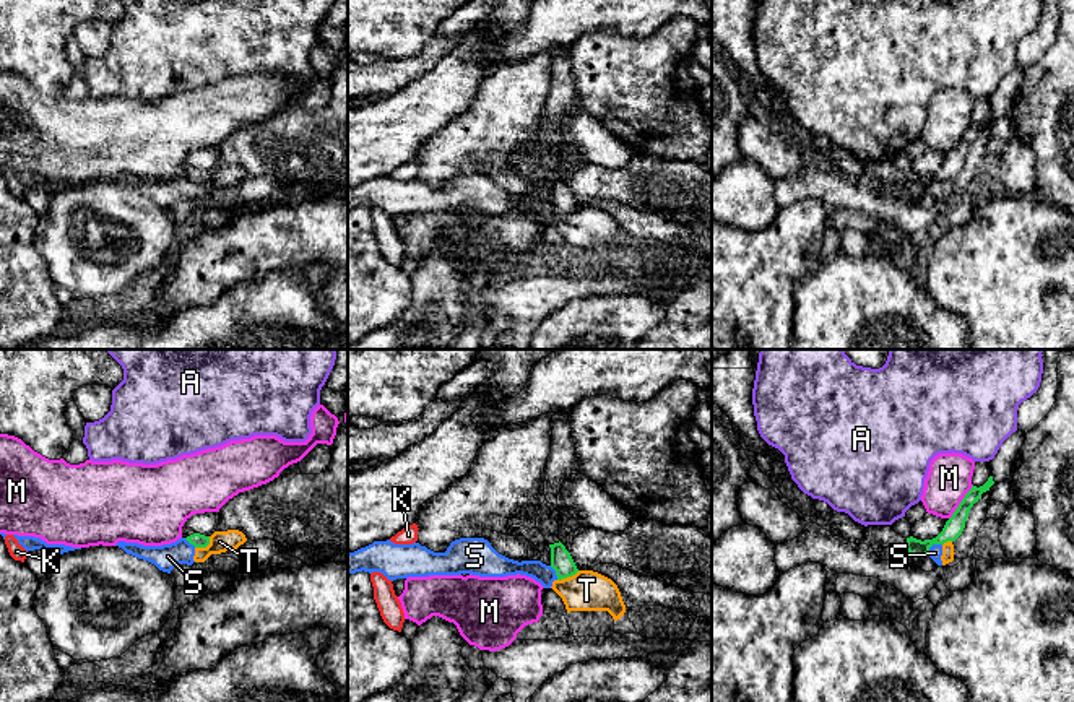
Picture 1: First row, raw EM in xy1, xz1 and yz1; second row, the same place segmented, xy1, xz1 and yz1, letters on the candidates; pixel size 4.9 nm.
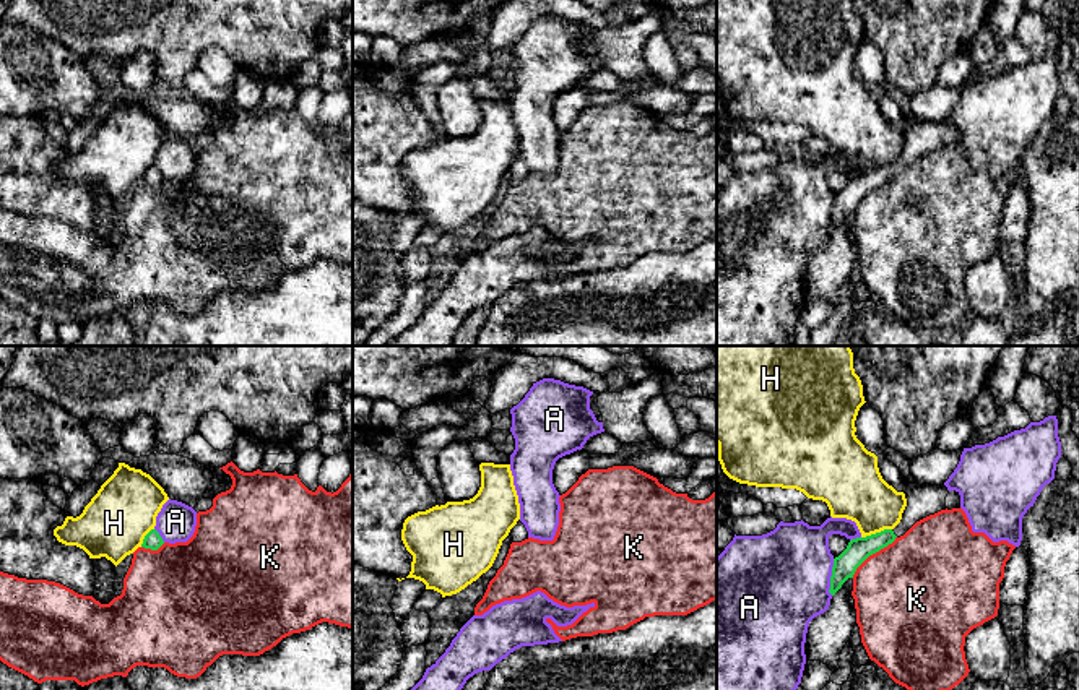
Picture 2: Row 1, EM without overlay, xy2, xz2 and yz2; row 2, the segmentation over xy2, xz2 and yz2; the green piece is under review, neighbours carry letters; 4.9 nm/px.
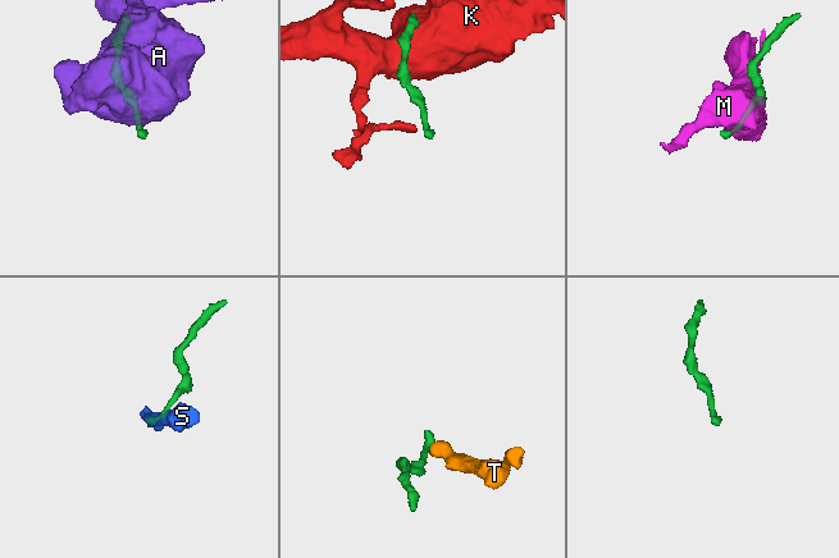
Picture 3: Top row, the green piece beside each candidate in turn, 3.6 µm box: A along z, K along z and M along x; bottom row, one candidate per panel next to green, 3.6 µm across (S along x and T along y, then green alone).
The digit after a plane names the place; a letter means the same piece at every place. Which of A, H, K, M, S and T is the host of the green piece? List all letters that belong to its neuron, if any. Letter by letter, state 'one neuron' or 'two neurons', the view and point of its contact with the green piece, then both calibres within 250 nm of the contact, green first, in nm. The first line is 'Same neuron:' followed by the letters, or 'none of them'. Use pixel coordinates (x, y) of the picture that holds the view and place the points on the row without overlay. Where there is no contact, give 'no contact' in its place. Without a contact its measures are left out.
Same neuron: none of them
A: two neurons | yz2 (831, 213) | 120/480 nm
H: two neurons | yz2 (876, 169) | 120/300 nm
K: two neurons | yz2 (873, 189) | 120/480 nm
M: two neurons | yz1 (961, 138) | 90/220 nm
S: two neurons | yz1 (931, 181) | 90/70 nm
T: two neurons | xy1 (205, 182) | 70/110 nm

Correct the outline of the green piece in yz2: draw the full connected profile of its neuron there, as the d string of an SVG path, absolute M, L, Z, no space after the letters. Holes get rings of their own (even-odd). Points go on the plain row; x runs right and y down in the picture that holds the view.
M908 120L904 128L907 143L902 149L900 159L894 166L852 175L847 185L834 195L830 226L834 232L842 221L853 214L856 205L873 190L892 180L897 174L904 172L916 157L934 151L941 146L960 144L960 132L956 127L947 127L942 122L931 120Z

